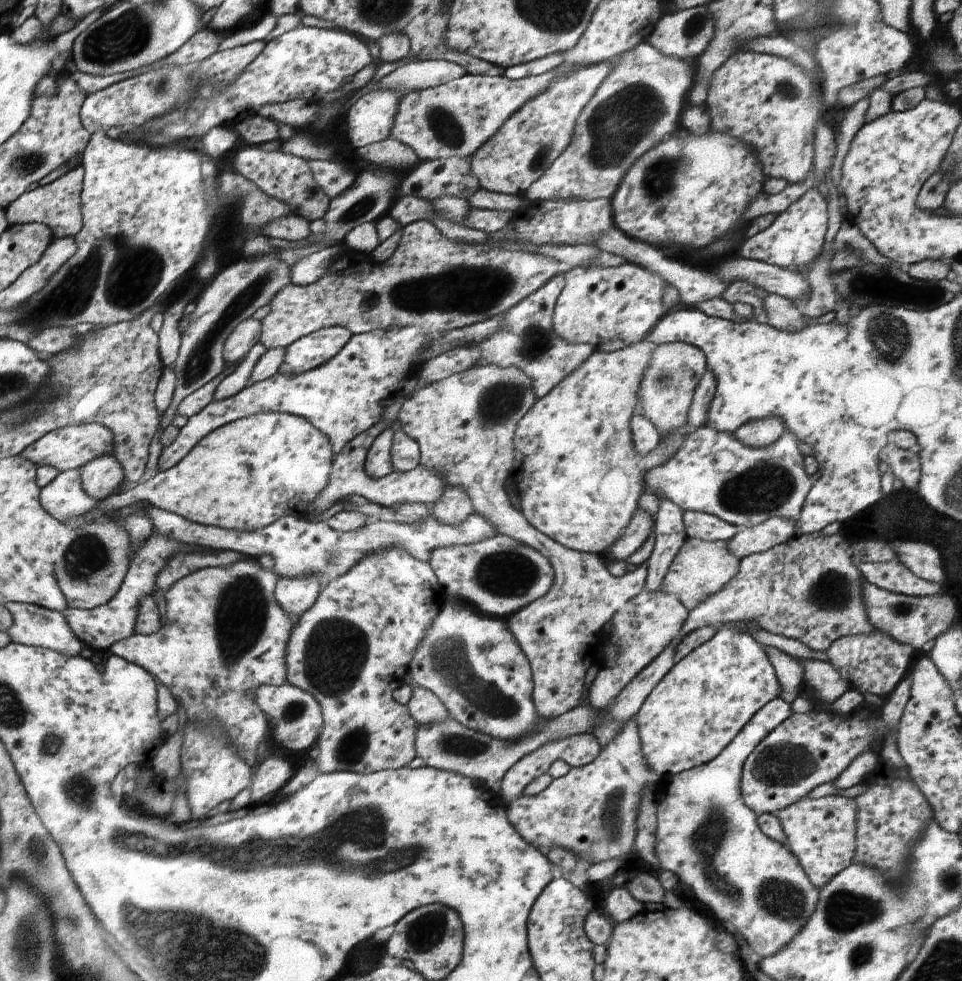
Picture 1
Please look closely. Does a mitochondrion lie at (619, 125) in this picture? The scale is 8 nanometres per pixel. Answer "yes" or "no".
yes

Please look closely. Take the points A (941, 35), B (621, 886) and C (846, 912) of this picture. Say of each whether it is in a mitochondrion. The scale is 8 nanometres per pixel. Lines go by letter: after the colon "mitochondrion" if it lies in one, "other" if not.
A: other
B: other
C: mitochondrion

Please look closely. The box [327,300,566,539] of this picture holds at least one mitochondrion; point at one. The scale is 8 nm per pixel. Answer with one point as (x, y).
(499, 400)

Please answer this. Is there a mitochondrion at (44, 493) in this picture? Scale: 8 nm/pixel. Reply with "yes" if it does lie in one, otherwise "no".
no

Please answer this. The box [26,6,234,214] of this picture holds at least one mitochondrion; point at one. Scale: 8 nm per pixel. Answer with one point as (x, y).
(123, 37)

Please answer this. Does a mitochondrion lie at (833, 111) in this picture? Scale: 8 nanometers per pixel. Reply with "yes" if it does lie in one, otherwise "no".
no

